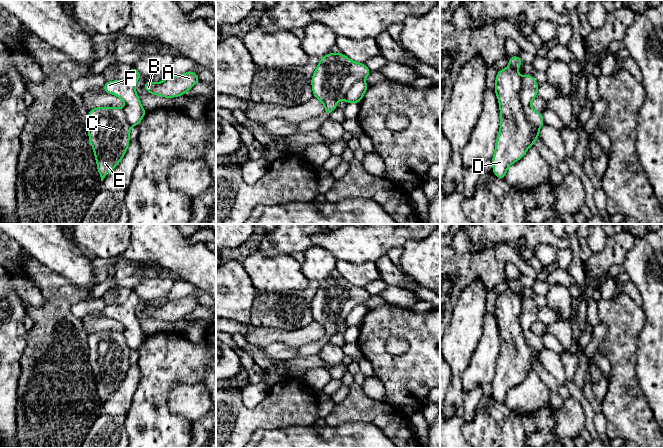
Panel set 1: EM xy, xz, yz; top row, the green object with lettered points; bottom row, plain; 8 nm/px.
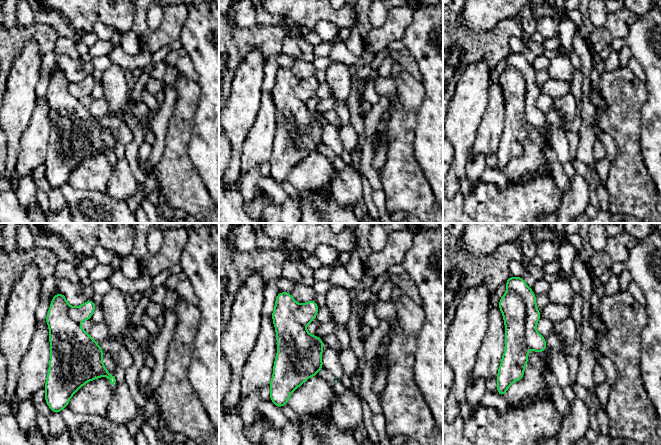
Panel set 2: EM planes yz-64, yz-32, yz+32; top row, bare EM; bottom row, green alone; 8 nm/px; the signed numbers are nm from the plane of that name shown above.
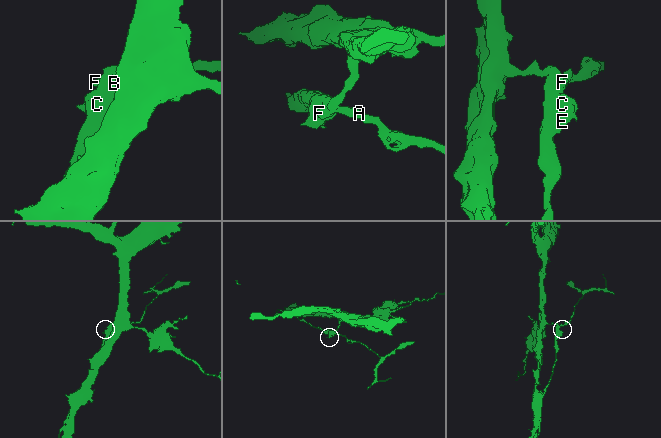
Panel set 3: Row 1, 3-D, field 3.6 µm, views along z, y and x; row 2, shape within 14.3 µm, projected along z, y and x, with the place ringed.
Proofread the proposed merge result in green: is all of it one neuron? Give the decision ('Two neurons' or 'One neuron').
Two neurons

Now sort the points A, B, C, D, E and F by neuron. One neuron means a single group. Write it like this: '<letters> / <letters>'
A B C D E / F

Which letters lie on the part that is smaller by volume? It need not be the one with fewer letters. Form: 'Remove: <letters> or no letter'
Remove: A, B, C, D, E

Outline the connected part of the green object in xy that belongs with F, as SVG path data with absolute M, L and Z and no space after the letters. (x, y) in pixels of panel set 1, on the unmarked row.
M131 290L129 298L120 305L106 305L102 312L105 316L115 319L125 327L125 339L130 350L138 350L146 338L142 331L139 320L135 314L135 308L142 299Z

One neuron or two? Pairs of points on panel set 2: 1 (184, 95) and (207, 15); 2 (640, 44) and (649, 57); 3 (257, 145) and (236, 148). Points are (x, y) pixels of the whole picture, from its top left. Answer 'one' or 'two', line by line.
1: two
2: one
3: two

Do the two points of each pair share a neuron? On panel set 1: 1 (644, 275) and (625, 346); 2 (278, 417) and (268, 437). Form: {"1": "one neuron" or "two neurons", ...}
{"1": "two neurons", "2": "two neurons"}

